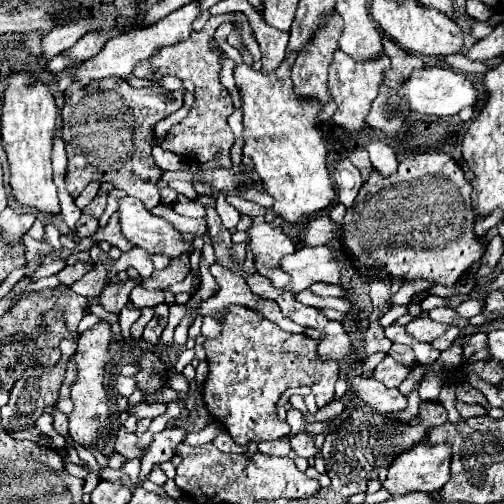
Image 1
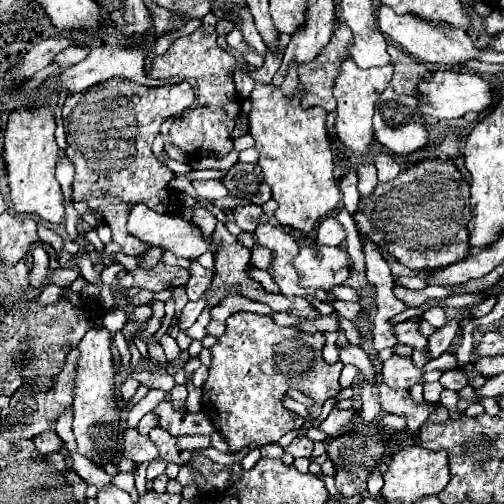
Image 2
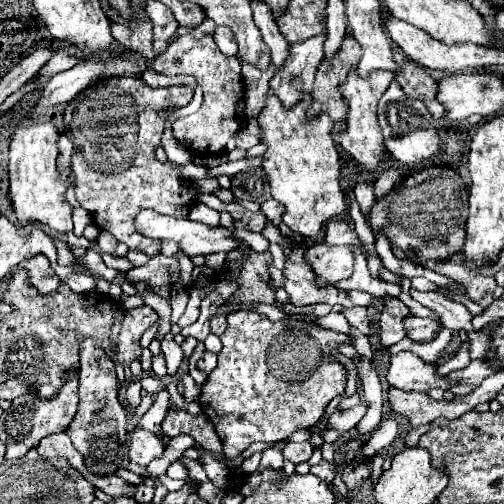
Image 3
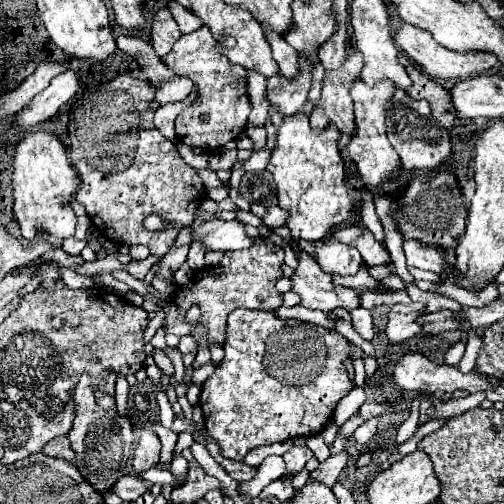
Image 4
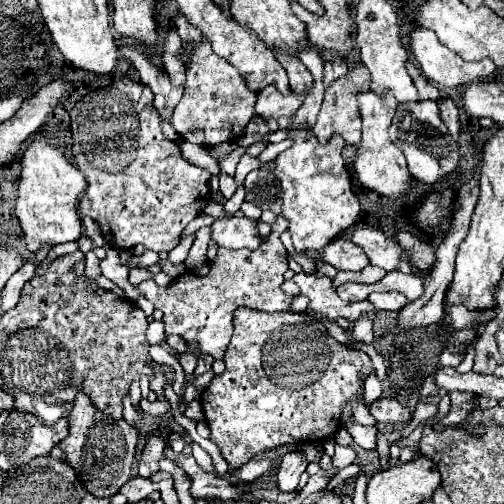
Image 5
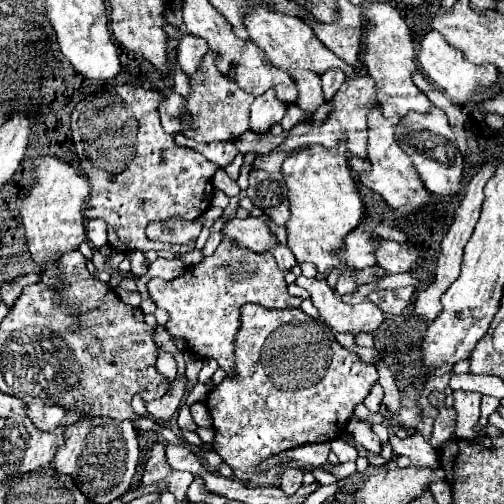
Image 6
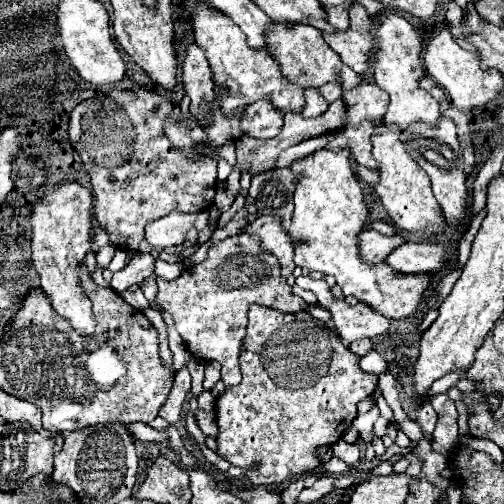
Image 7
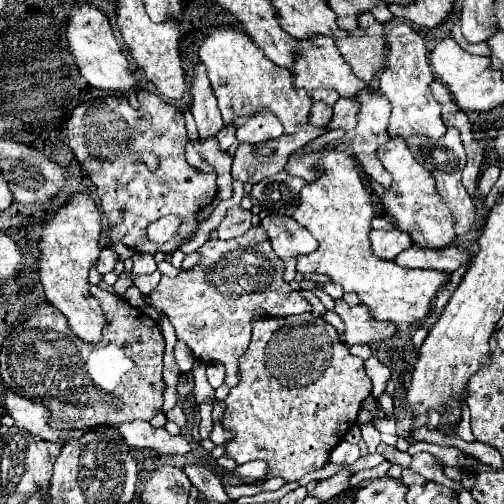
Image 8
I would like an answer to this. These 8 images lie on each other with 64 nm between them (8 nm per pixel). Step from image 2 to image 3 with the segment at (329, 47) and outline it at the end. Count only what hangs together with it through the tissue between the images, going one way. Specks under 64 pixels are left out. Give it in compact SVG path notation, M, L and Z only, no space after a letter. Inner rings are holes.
M346 34L340 50L330 60L324 58L320 62L320 68L312 84L312 104L306 110L310 116L326 112L332 120L338 122L346 118L346 104L338 92L338 84L342 84L348 70L358 64L358 58L360 46L350 34Z

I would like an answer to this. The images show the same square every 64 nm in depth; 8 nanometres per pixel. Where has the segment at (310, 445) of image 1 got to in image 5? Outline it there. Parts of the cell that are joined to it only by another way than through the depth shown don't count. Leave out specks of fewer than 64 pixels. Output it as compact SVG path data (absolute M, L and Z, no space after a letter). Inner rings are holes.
M288 452L282 456L280 472L278 472L278 488L282 492L294 492L300 480L300 474L306 470L308 460L302 452Z

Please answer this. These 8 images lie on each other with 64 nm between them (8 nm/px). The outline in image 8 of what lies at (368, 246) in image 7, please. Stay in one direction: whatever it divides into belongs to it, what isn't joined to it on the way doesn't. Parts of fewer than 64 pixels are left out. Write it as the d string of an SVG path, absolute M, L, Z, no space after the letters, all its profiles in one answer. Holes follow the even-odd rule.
M398 228L394 230L372 230L368 234L370 244L372 244L372 252L376 252L376 256L384 258L384 260L392 260L396 254L400 254L402 250L412 246L412 238L408 232L402 232Z

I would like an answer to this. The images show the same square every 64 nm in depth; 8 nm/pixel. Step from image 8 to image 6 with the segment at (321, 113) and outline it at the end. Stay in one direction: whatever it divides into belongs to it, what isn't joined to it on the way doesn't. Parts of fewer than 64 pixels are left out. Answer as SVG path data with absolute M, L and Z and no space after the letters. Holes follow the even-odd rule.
M304 72L304 76L292 76L298 88L298 106L302 110L316 110L320 104L324 104L324 94L320 88L320 78L312 76L312 72Z

